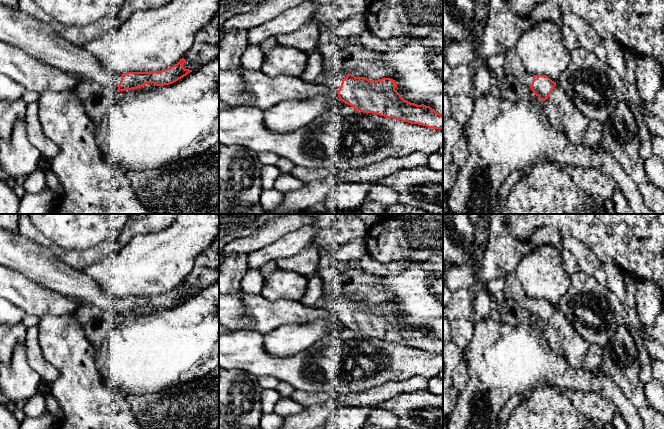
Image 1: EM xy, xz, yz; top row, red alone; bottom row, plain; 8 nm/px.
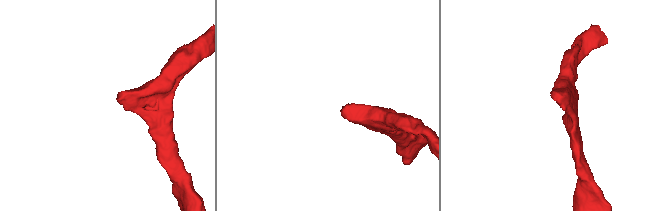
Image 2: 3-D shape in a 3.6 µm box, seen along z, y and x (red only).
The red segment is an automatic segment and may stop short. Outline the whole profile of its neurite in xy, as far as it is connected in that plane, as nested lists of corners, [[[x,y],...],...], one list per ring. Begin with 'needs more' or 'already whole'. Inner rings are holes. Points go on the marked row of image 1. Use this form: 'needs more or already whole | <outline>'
needs more | [[[0,4],[0,40],[21,48],[39,61],[77,74],[111,90],[120,92],[143,87],[147,83],[169,85],[192,70],[185,69],[182,58],[177,64],[151,72],[128,72],[122,75],[108,72],[82,46],[74,45],[57,35],[52,27],[41,22],[19,7]]]

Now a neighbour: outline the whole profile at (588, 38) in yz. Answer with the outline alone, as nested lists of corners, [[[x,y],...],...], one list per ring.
[[[571,12],[562,13],[561,20],[562,25],[568,26],[574,31],[580,47],[592,52],[600,41],[596,31],[583,18]]]

